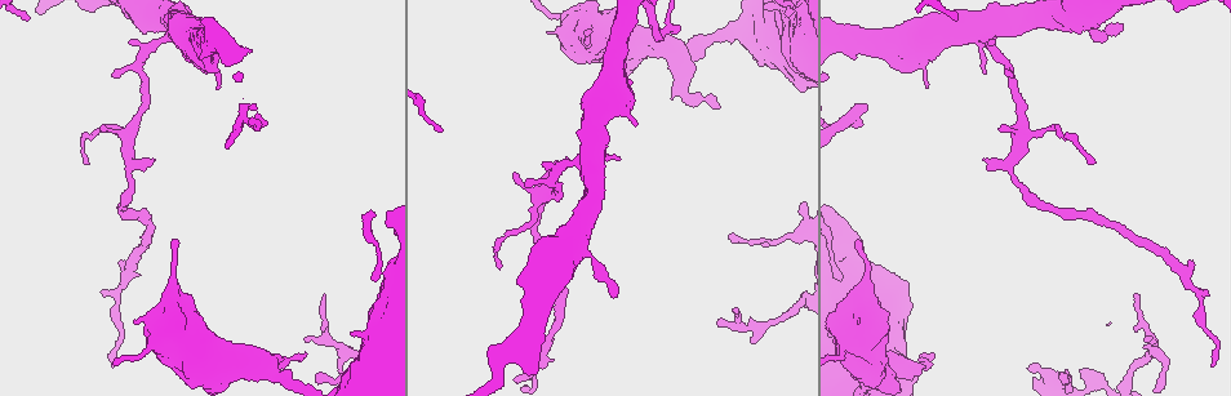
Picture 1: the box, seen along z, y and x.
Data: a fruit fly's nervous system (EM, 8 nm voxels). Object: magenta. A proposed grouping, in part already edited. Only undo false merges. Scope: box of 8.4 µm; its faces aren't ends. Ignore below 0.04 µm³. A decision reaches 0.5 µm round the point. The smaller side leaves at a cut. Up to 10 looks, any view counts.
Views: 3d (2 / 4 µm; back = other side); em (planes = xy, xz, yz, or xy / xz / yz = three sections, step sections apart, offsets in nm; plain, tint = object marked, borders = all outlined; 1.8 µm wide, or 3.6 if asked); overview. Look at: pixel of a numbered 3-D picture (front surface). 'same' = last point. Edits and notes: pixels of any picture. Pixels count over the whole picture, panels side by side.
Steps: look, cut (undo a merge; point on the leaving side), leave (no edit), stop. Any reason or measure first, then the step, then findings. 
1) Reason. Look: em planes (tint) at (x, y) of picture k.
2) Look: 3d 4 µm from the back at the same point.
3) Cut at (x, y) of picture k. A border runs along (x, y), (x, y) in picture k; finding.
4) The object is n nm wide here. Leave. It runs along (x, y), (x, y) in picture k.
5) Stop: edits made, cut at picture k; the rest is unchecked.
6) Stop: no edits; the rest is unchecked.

Thick turns thin. Look: 3d 2 µm at (271, 367) of picture 1.

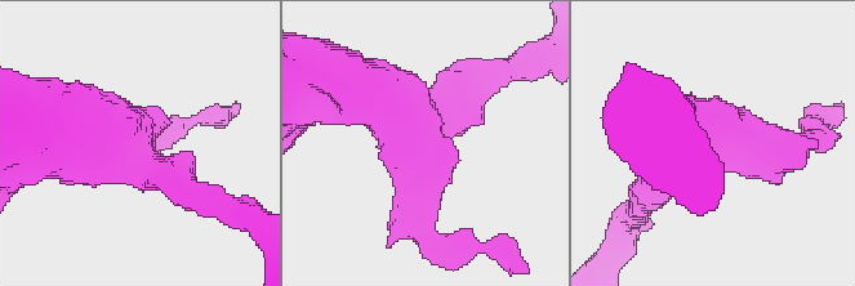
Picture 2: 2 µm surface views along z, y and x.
Shape alone is not enough. Look: em yz step 16 (tint) at (128, 151) of picture 2.

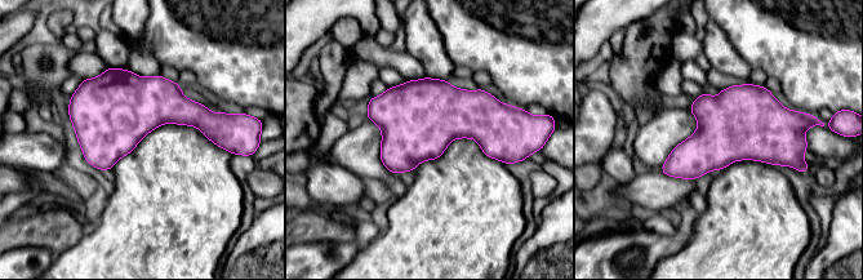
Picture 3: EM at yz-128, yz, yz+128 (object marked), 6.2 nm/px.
Another direction. Look: em xz step 4 (tint) at the same point.

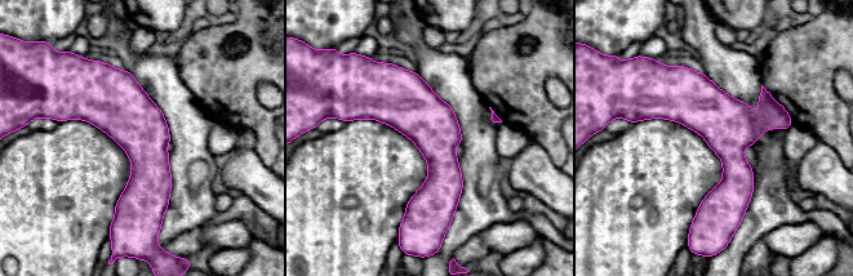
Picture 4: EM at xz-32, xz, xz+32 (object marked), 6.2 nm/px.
The object is 320 nm wide here. Leave. Continuous, no second cell.

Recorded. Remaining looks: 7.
Thick turns thin. Look: 3d 4 µm from the back at (159, 334) of picture 1.

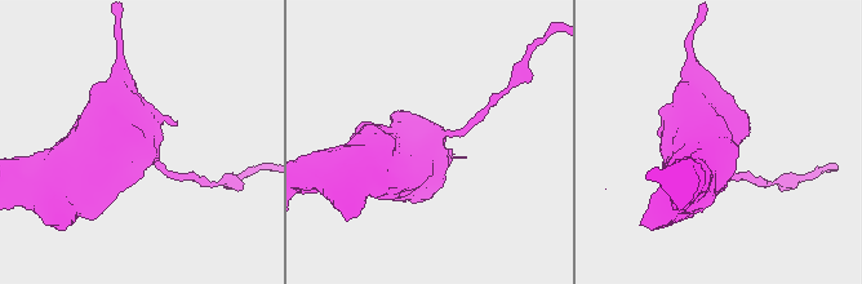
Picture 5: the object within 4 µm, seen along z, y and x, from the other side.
Look: em 3.6 µm planes (tint) at (430, 147) of picture 5.

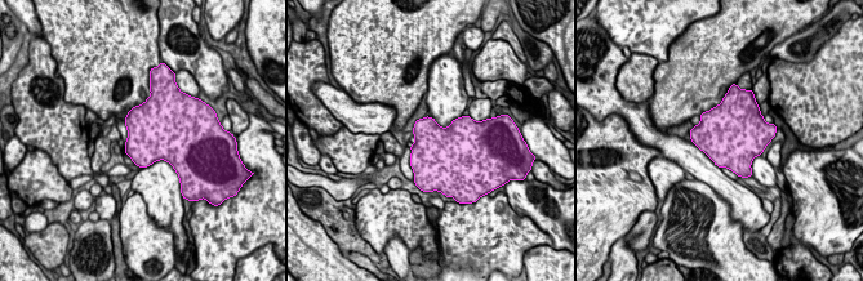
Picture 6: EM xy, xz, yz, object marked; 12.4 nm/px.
Leave. One cell here.

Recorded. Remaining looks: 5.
Sudden change in width. Look: em yz step 8 (tint) at (985, 30) of picture 1.

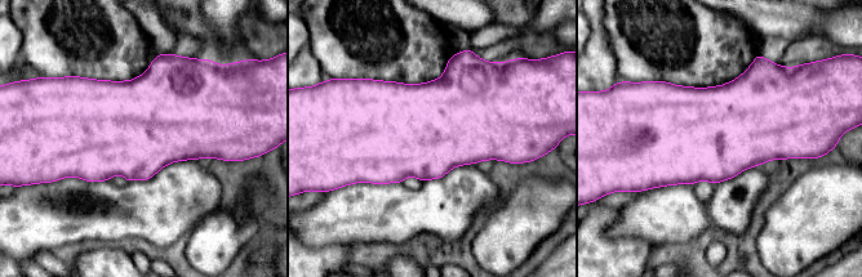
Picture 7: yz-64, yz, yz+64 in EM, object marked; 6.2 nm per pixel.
Cut it another way. Look: em planes (tint) at the same point.

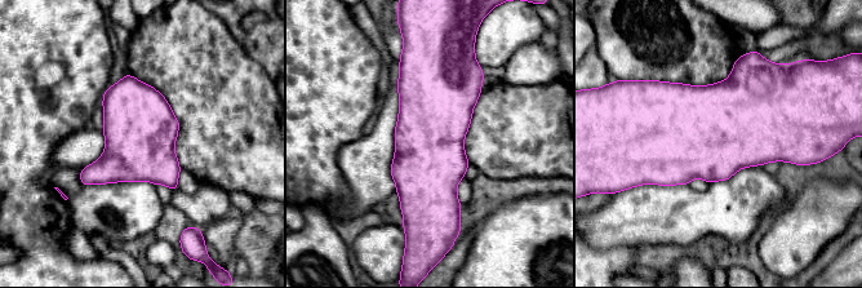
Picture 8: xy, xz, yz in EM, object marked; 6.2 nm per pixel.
Leave. One cell here.

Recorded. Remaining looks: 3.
A narrow waist. Look: 3d 2 µm at (1013, 175) of picture 1.

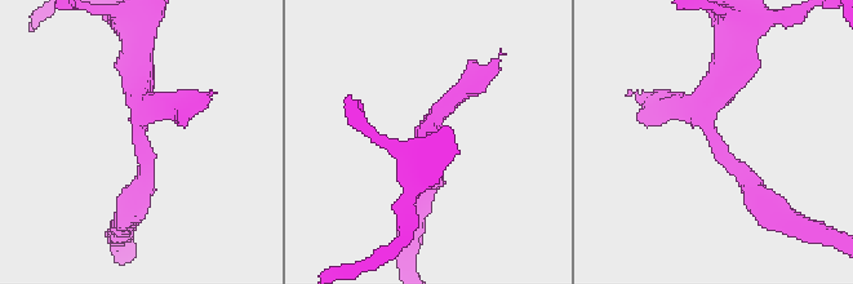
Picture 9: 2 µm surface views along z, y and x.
Look: em yz step 16 (tint) at (709, 134) of picture 9.

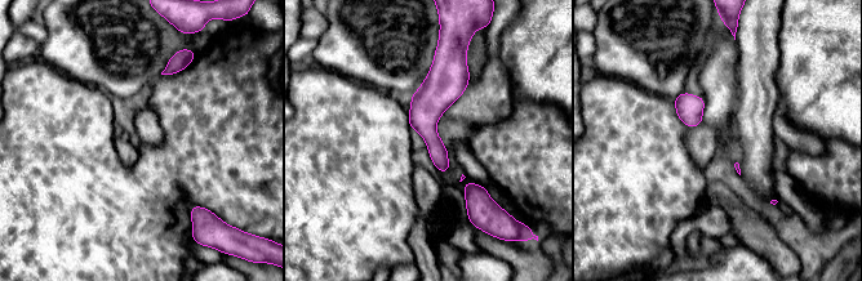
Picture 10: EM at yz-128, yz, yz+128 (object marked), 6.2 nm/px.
Look: em planes (borders) at the same point.

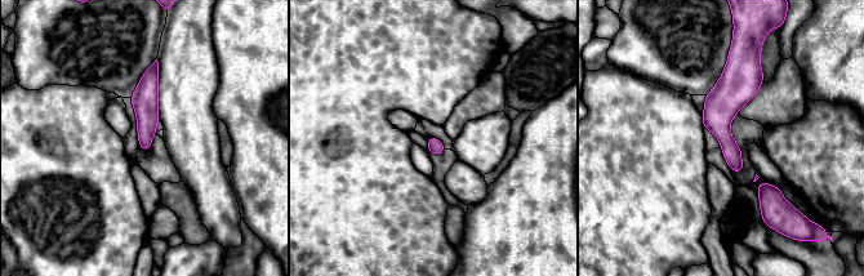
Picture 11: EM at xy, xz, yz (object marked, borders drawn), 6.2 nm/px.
Leave. One cell here.

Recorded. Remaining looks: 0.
Stop: no edits; the rest is unchecked.

